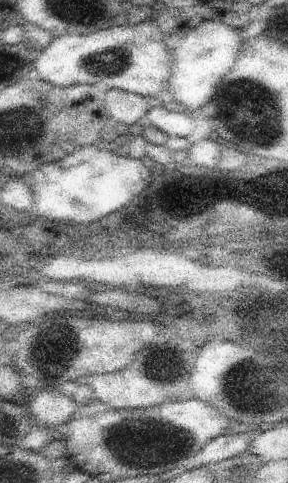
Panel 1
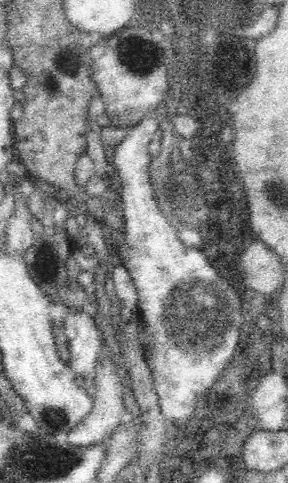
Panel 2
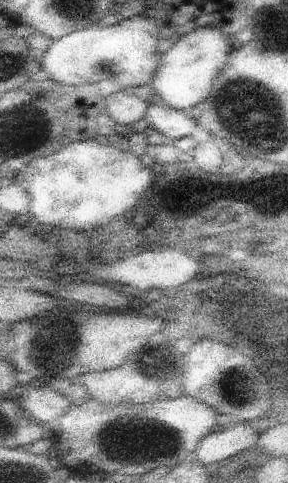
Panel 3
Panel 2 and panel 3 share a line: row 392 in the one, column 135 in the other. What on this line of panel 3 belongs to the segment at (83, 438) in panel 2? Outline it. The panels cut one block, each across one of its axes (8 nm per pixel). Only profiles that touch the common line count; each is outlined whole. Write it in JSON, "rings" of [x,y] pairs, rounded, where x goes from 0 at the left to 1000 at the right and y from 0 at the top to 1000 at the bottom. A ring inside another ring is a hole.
{"rings":[[[399,190],[372,199],[372,228],[365,228],[365,248],[385,257],[434,257],[455,261],[476,248],[503,244],[517,224],[517,211],[483,207],[469,195],[441,190]]]}

